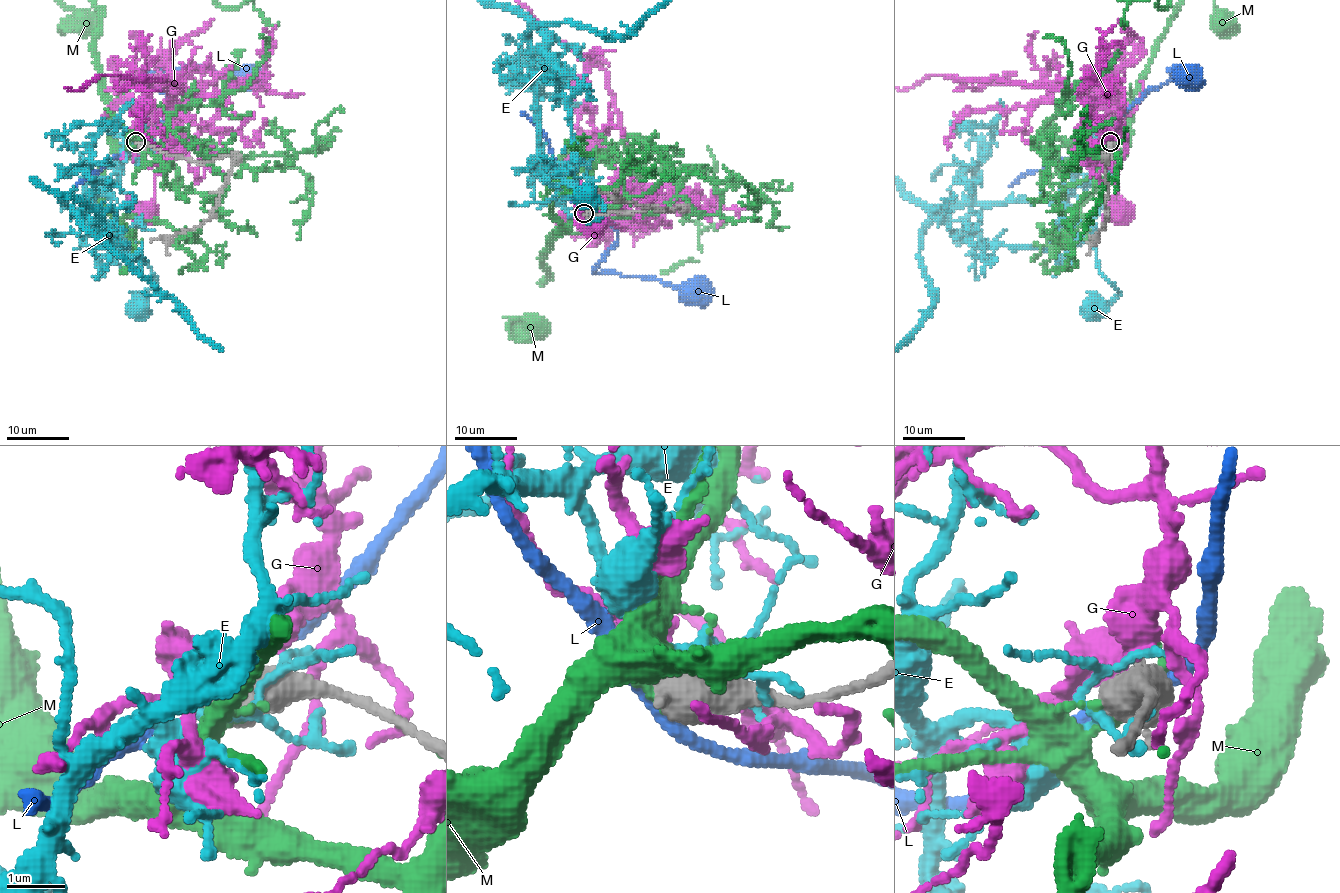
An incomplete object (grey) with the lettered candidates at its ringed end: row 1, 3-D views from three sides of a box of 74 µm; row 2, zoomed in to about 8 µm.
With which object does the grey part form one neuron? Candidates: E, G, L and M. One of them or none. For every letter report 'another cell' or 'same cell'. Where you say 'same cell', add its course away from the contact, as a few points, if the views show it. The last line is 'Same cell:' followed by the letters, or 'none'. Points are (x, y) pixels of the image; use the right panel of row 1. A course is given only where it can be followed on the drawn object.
E: another cell
G: another cell
L: another cell
M: another cell
Same cell: none

